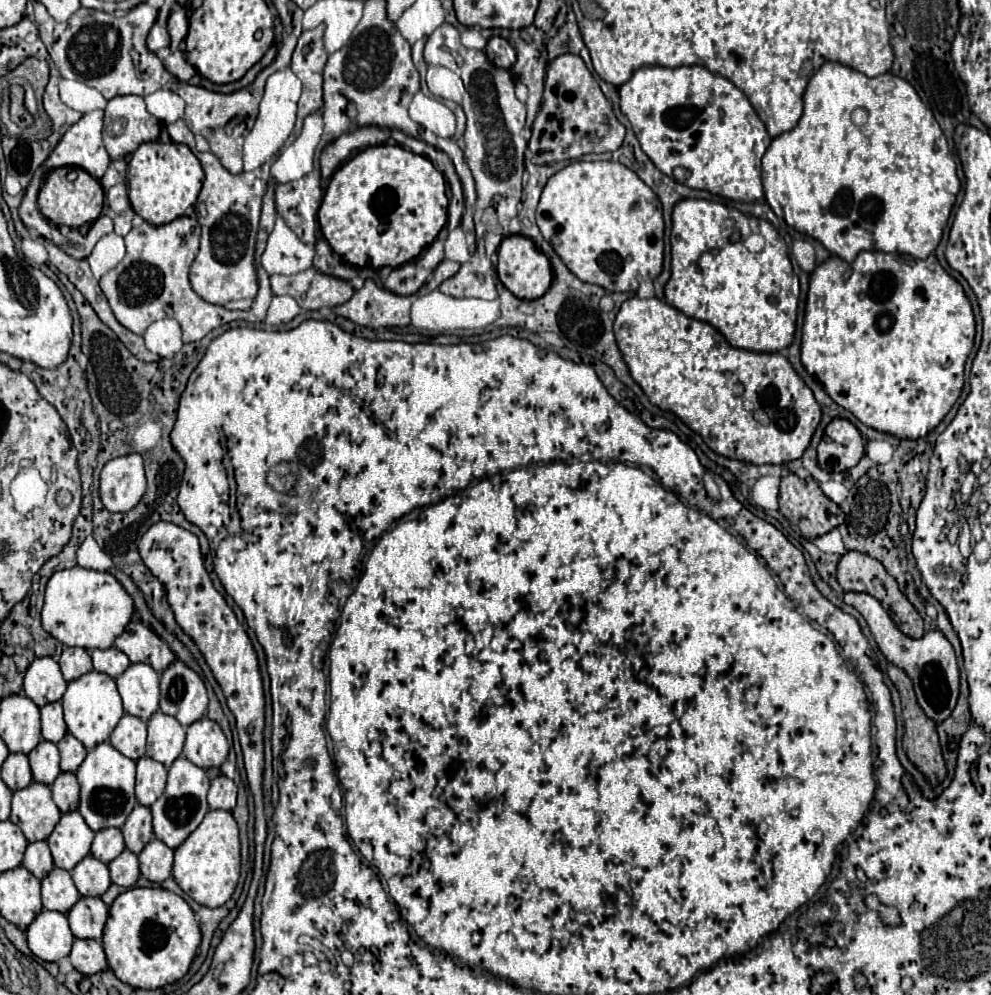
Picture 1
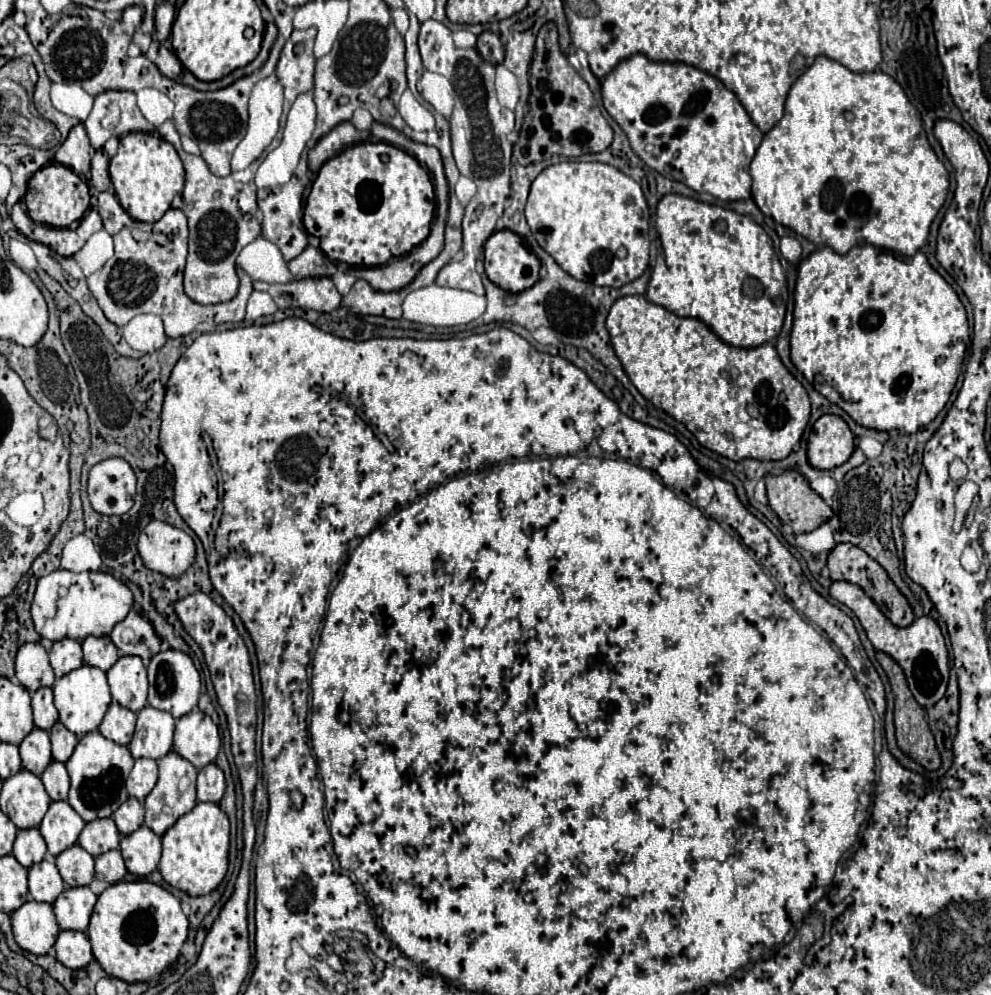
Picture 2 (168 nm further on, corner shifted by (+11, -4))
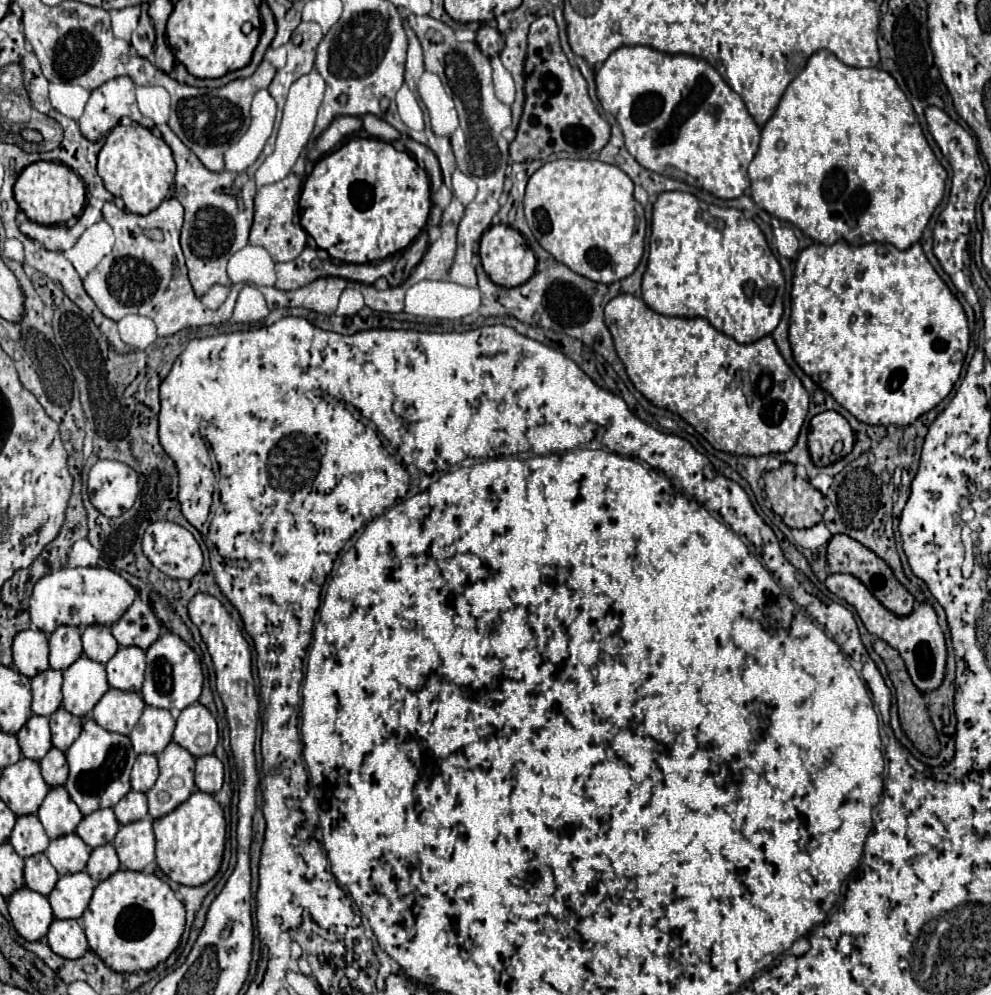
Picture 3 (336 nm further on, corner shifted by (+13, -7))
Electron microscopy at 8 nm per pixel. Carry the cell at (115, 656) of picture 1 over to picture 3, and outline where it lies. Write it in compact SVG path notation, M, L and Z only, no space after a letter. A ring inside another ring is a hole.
M92 625L82 631L82 643L84 643L84 655L96 663L108 663L116 651L118 643L110 633L110 627L104 625Z

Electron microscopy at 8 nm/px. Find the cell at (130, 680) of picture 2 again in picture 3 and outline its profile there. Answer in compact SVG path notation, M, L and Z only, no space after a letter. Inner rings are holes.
M118 649L118 653L106 663L108 685L118 691L140 693L144 681L144 651L142 649Z

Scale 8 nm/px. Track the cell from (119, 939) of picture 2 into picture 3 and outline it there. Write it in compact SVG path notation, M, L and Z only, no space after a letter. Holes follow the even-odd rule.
M116 871L108 879L104 879L92 895L92 901L82 917L84 931L88 937L90 951L94 951L108 969L116 973L140 973L150 971L156 965L164 963L172 951L178 947L184 933L184 905L176 899L174 891L158 879L156 875L138 873L138 871Z

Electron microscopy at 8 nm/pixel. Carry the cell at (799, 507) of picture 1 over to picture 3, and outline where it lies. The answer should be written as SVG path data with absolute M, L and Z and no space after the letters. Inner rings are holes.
M784 463L780 469L766 471L764 473L764 491L772 503L772 511L778 513L790 529L806 529L806 527L814 527L822 521L822 515L826 509L822 493L818 489L814 489L808 479L798 477L792 463Z

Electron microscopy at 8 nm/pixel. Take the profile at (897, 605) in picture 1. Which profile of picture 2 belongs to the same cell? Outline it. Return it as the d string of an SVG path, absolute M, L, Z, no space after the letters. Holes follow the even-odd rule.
M842 542L836 544L836 548L830 552L828 556L828 570L830 570L830 578L832 580L846 580L846 582L854 582L860 588L864 588L864 592L880 606L880 610L900 628L910 626L914 622L914 610L908 604L908 600L904 598L904 594L896 588L896 584L890 580L888 572L876 562L872 560L862 548L850 544L850 542Z

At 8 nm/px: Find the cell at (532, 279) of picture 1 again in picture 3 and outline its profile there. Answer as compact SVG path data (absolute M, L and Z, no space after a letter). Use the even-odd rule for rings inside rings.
M492 225L480 239L480 259L482 259L482 267L488 273L488 277L502 287L518 287L522 283L526 283L534 271L536 271L536 257L534 253L526 247L524 237L508 227L508 225Z

